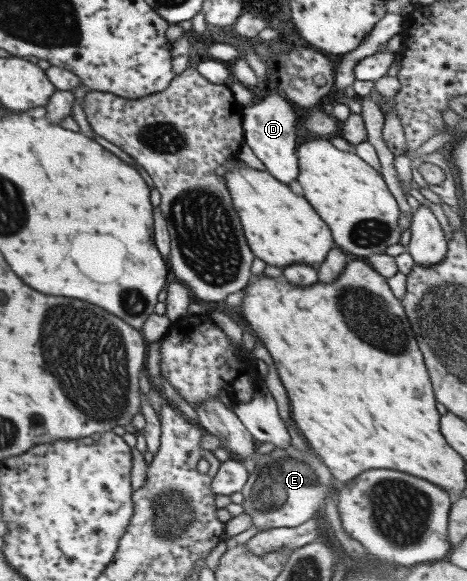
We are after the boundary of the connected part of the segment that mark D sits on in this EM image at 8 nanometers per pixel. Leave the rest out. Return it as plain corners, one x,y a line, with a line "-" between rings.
268,87
268,92
263,99
244,107
241,121
243,143
263,163
265,171
285,185
295,180
298,173
295,149
298,116
293,112
290,101
273,87

